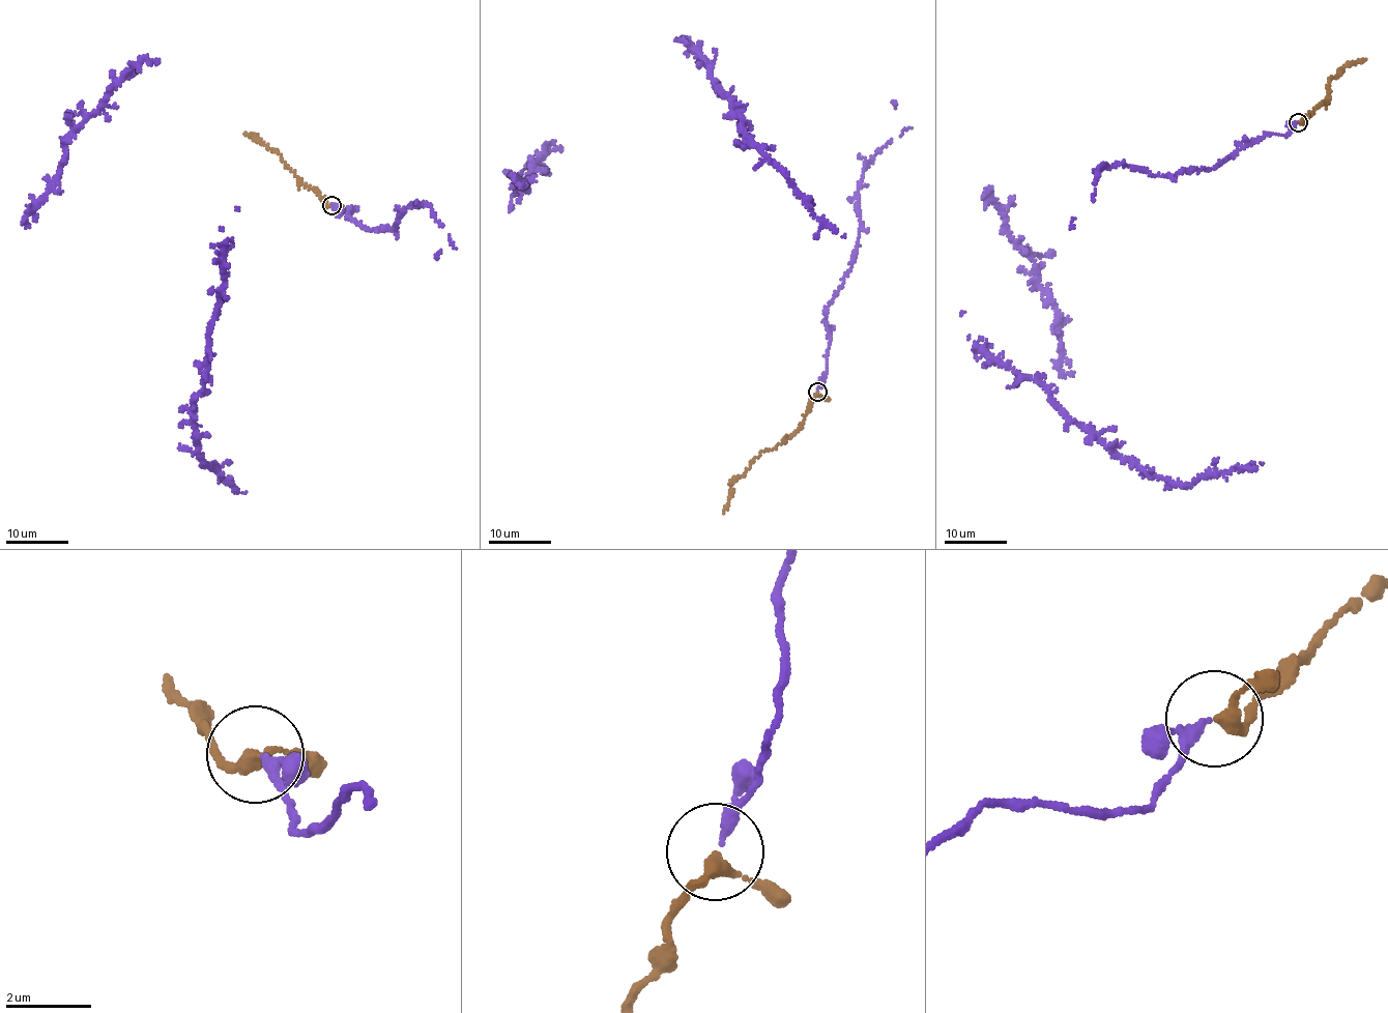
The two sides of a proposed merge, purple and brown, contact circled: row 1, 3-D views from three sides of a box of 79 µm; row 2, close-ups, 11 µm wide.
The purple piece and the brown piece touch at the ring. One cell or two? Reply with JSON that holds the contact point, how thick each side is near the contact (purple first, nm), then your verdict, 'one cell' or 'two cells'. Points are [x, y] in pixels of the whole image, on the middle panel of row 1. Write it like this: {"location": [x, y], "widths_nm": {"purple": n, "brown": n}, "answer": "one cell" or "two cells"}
{"location": [817, 392], "widths_nm": {"purple": 180, "brown": 260}, "answer": "one cell"}

